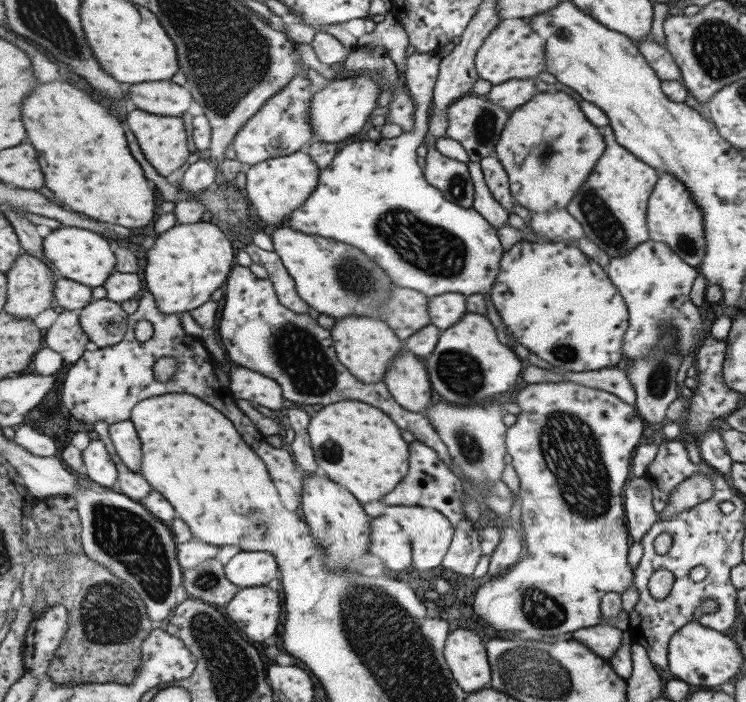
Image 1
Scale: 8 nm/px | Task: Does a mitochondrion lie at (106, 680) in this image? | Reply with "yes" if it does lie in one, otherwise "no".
no

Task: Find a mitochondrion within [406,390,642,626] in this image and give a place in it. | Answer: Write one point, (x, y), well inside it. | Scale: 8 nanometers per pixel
(572, 452)

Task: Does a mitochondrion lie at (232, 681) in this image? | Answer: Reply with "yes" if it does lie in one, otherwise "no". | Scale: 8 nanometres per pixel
yes

